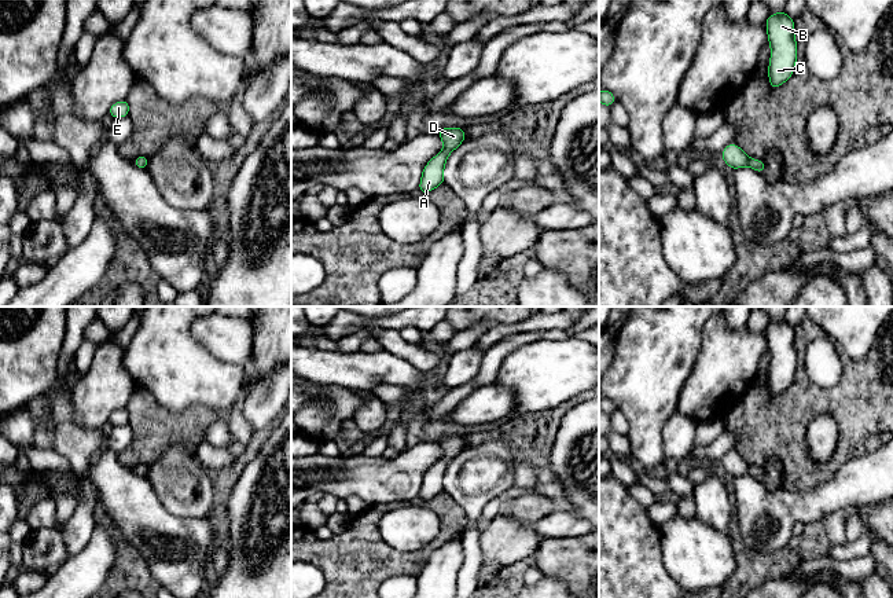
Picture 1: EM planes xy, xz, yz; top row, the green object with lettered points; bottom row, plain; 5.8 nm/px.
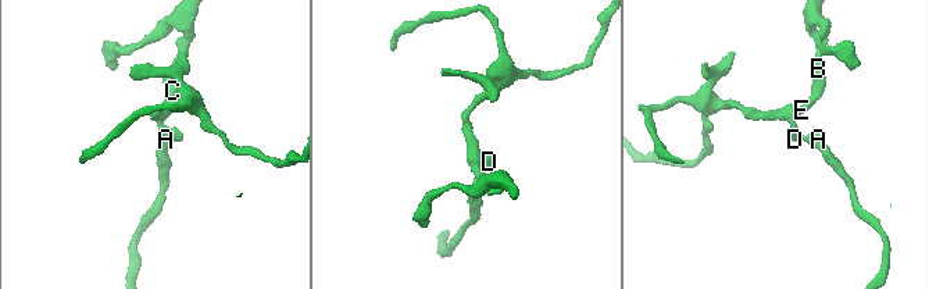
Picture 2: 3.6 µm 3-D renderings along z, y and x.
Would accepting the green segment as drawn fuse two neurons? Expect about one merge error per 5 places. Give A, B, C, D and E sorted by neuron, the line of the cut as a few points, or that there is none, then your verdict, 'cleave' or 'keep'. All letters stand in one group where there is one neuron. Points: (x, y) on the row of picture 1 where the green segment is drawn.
A B C D E | no cut | keep

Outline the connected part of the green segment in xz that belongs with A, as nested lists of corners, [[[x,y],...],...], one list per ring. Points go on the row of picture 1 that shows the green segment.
[[[442,128],[437,135],[442,139],[444,150],[425,166],[418,192],[430,192],[444,184],[444,165],[448,155],[466,139],[464,128]]]

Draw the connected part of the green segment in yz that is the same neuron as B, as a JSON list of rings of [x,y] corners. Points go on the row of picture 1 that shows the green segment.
[[[786,11],[769,15],[765,25],[771,45],[771,60],[768,67],[769,85],[775,89],[786,82],[795,69],[795,25]]]

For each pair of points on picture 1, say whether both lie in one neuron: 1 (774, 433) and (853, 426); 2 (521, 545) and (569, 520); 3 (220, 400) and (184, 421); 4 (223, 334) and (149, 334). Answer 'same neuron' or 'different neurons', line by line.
1: same neuron
2: different neurons
3: different neurons
4: different neurons

